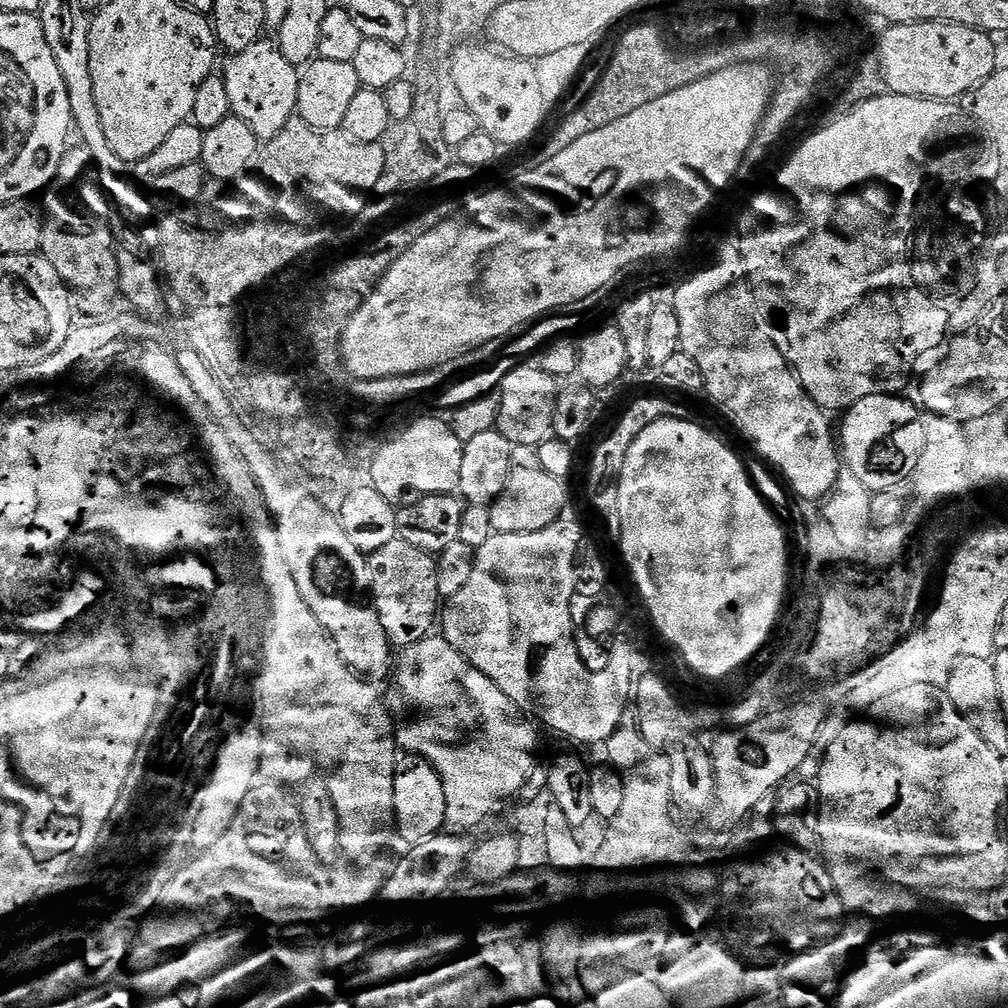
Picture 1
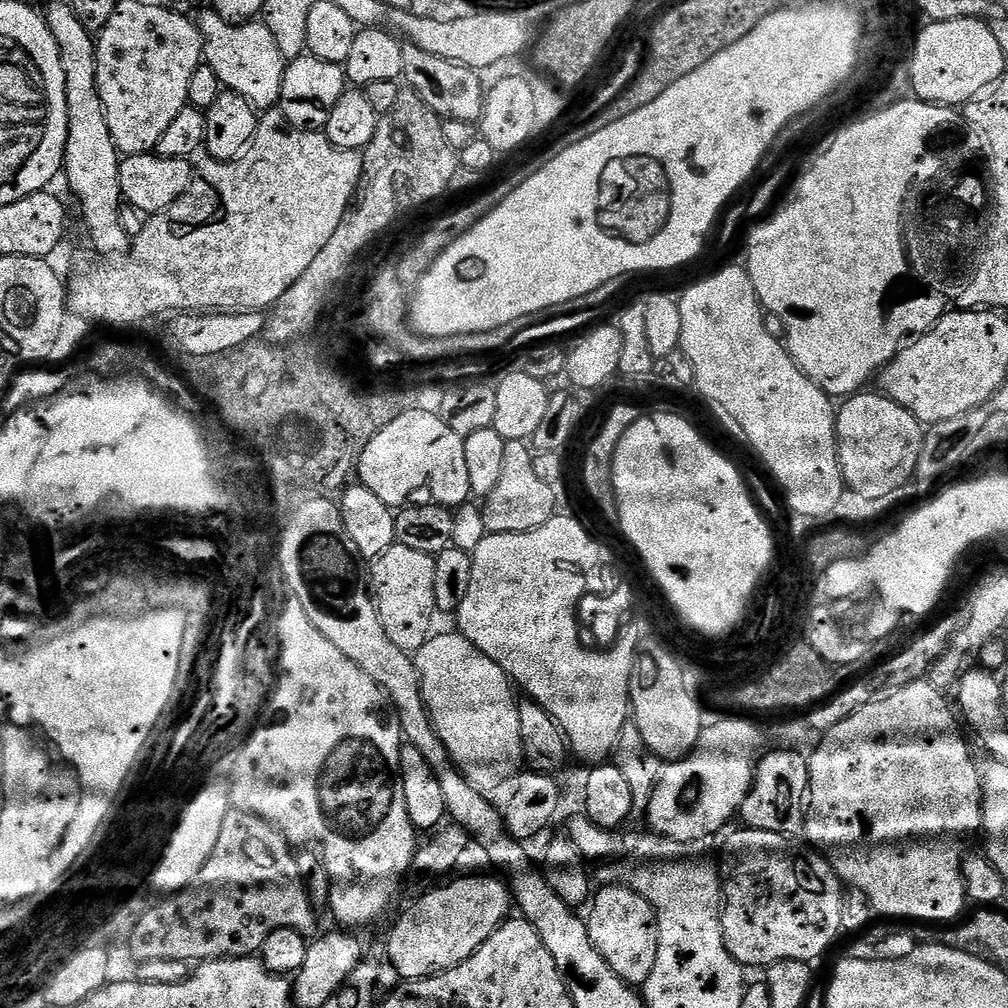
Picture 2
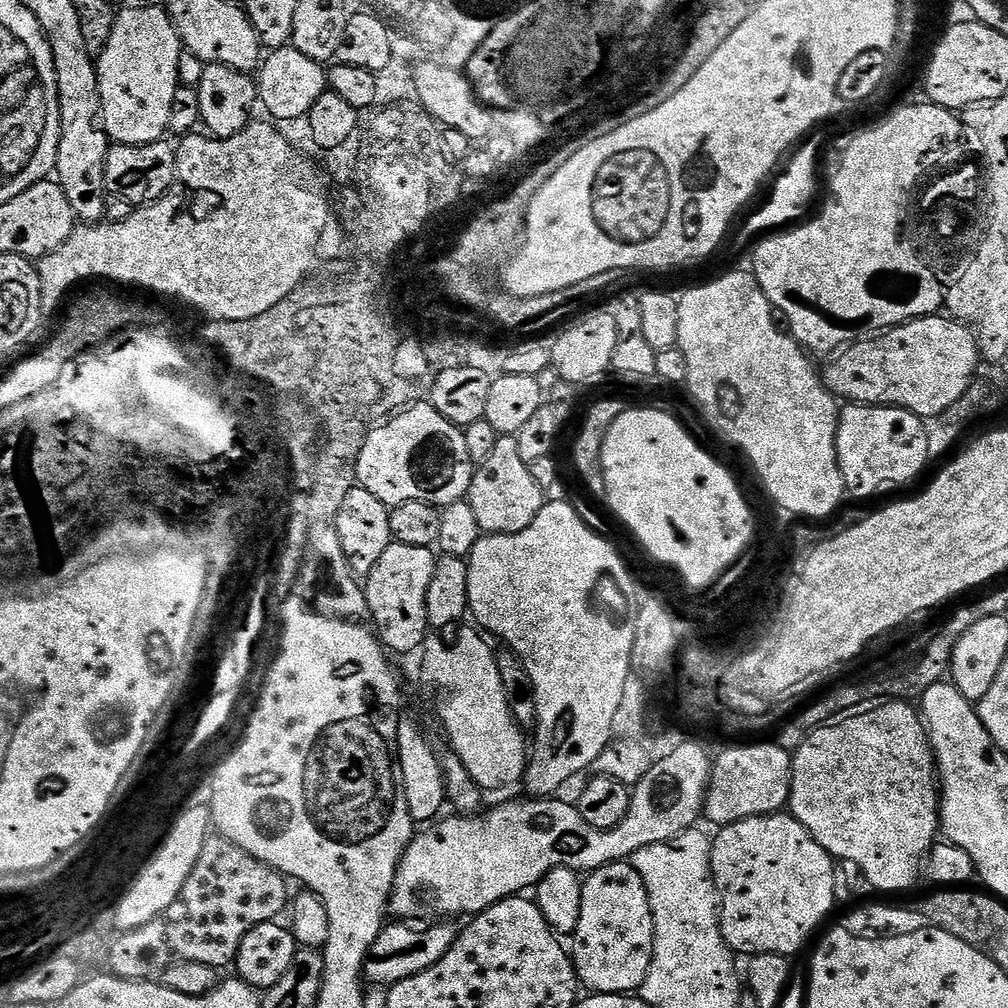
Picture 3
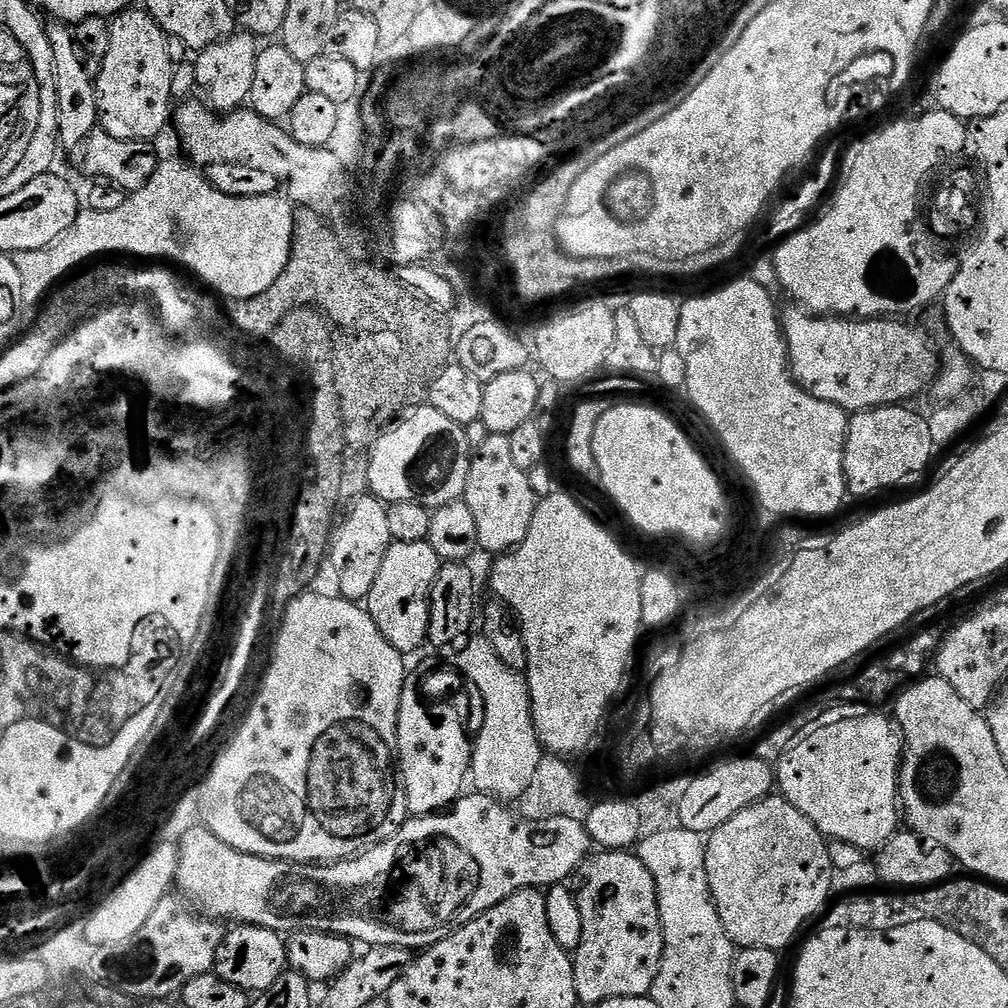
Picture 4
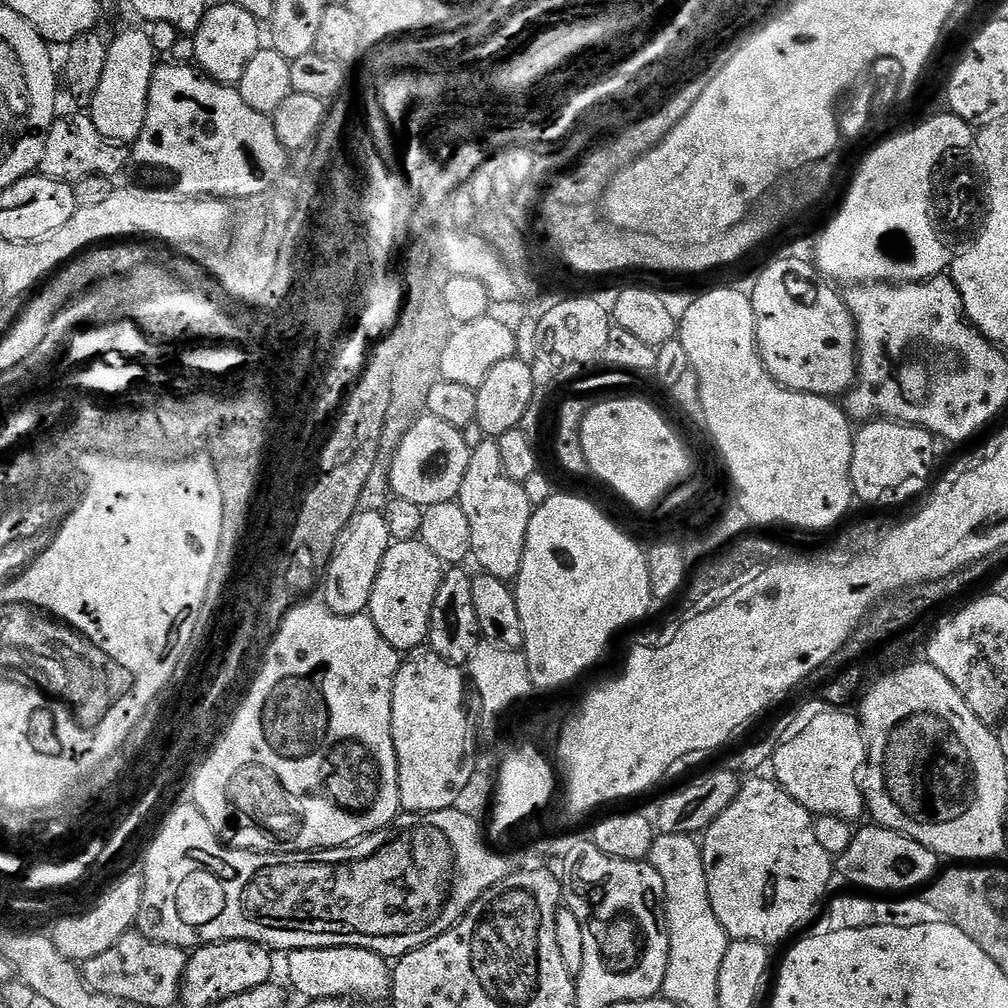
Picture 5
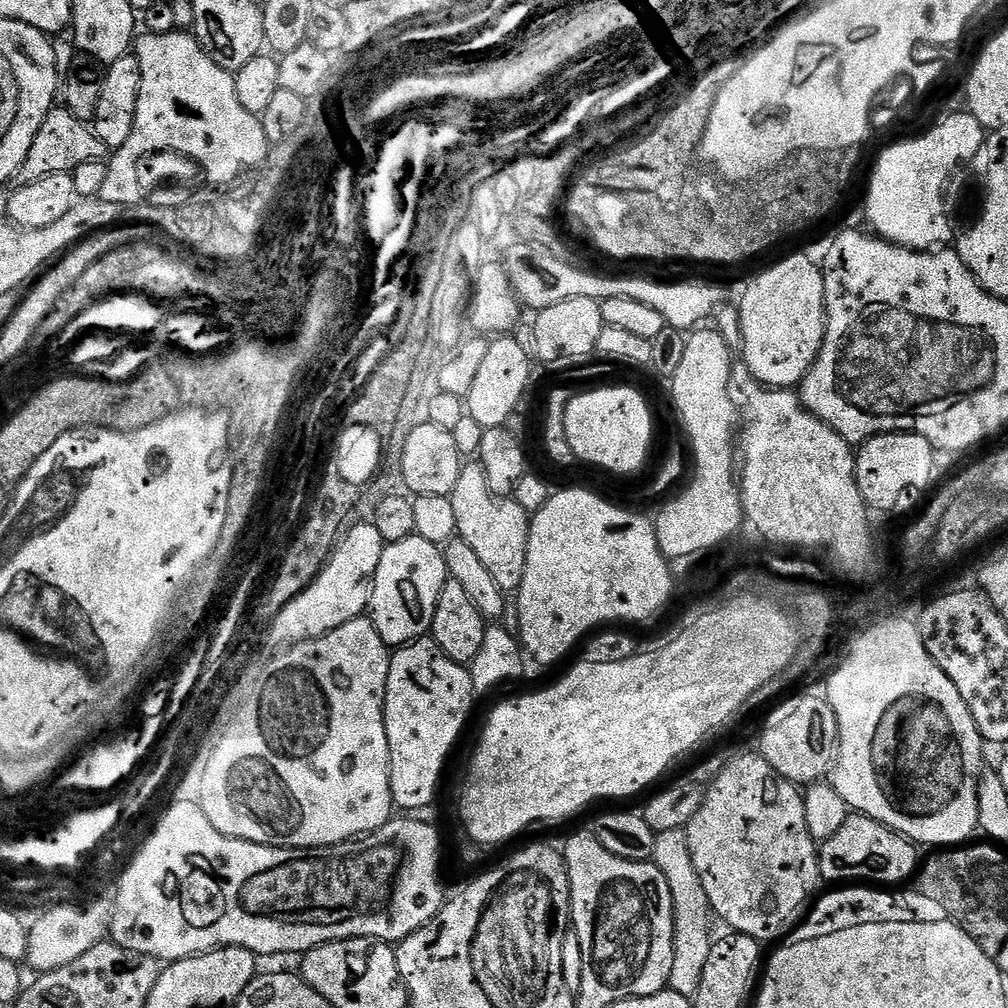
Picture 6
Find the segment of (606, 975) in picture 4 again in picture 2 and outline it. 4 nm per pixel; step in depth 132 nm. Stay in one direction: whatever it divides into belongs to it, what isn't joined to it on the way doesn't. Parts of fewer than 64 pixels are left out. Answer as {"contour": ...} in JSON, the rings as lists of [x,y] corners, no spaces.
{"contour":[[[615,883],[591,897],[592,909],[586,912],[590,942],[598,946],[602,958],[610,962],[610,968],[629,986],[643,986],[650,970],[654,970],[654,958],[658,958],[660,935],[656,911],[642,894],[623,883]]]}

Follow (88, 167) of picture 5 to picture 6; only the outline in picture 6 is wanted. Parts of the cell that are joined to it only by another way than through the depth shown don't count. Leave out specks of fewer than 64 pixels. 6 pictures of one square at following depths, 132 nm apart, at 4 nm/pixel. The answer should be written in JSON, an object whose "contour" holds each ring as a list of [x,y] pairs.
{"contour":[[[53,106],[42,122],[42,130],[38,130],[38,138],[34,138],[34,146],[30,146],[30,154],[26,154],[26,162],[22,162],[14,180],[17,185],[22,185],[38,182],[50,174],[72,174],[82,163],[107,161],[109,156],[110,149],[96,137],[85,121],[74,118],[68,108]]]}

